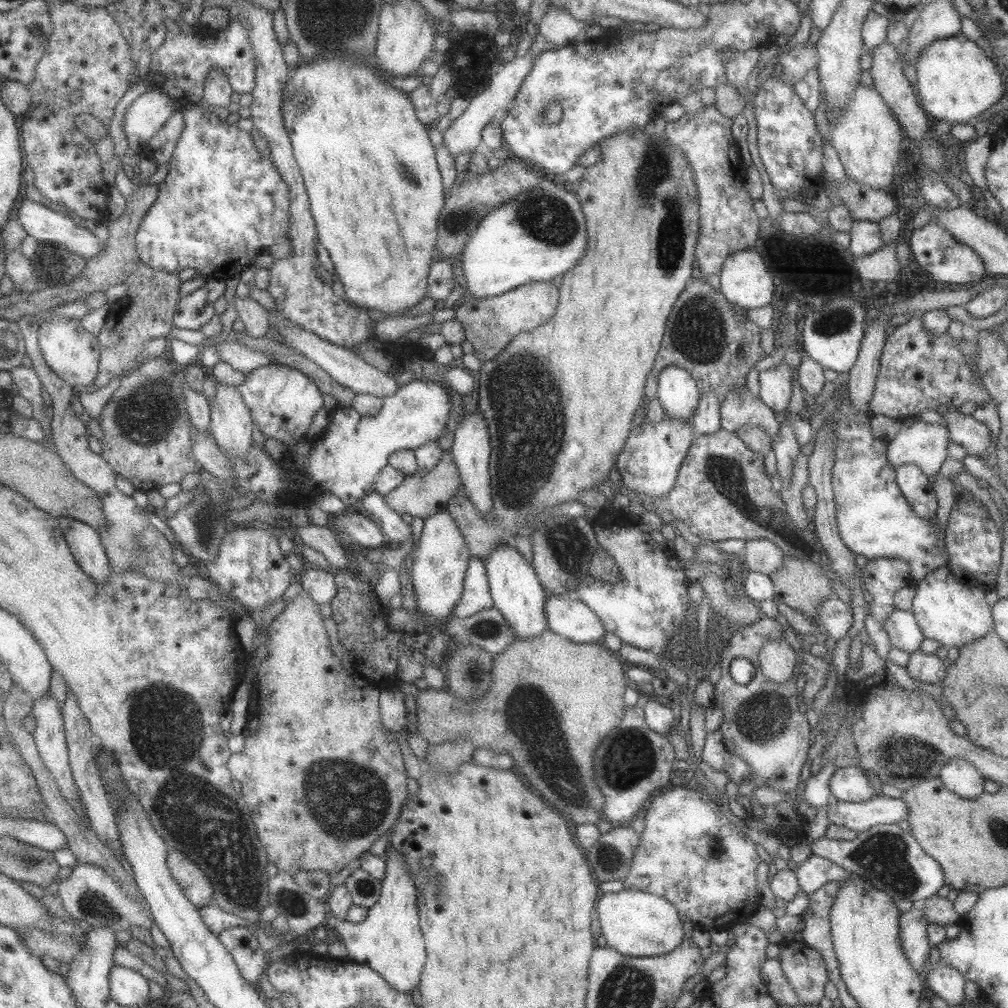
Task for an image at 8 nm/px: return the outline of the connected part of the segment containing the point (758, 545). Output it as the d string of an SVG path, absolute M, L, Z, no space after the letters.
M755 539L743 542L745 548L740 560L745 562L745 571L773 574L783 564L785 553L775 543L765 539Z

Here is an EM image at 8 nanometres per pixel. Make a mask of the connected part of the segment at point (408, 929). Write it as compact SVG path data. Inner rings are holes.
M389 844L383 853L384 875L380 880L380 893L377 902L368 908L366 917L358 923L347 923L345 919L330 918L328 926L330 930L337 932L337 938L346 946L347 958L351 961L365 964L374 970L392 989L402 993L411 993L418 986L419 972L425 962L425 949L423 936L420 932L418 908L416 905L417 889L413 884L412 874L404 858Z

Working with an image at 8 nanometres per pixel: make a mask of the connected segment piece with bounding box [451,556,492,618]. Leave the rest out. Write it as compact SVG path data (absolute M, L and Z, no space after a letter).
M472 556L464 573L463 590L451 612L457 618L465 618L492 607L484 560Z

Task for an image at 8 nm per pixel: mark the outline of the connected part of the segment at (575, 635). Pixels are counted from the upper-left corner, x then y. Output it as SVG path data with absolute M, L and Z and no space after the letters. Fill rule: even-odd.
M548 594L544 611L548 630L577 644L595 643L606 631L590 608L569 594Z

